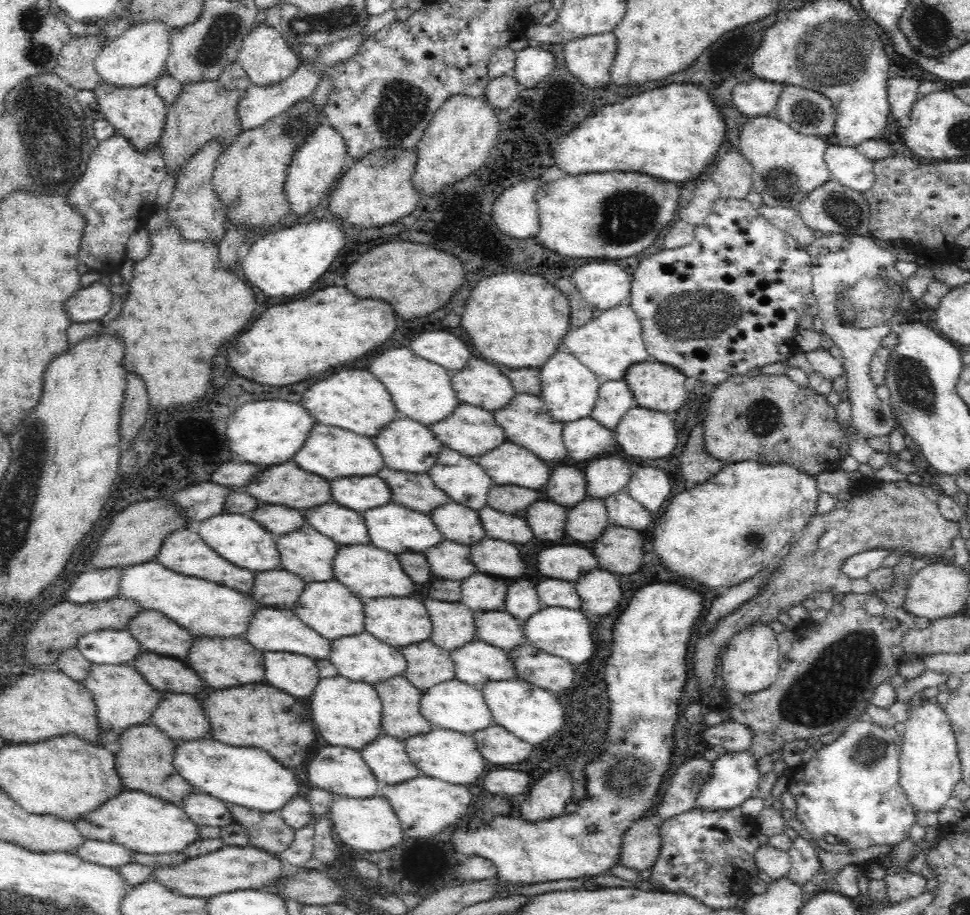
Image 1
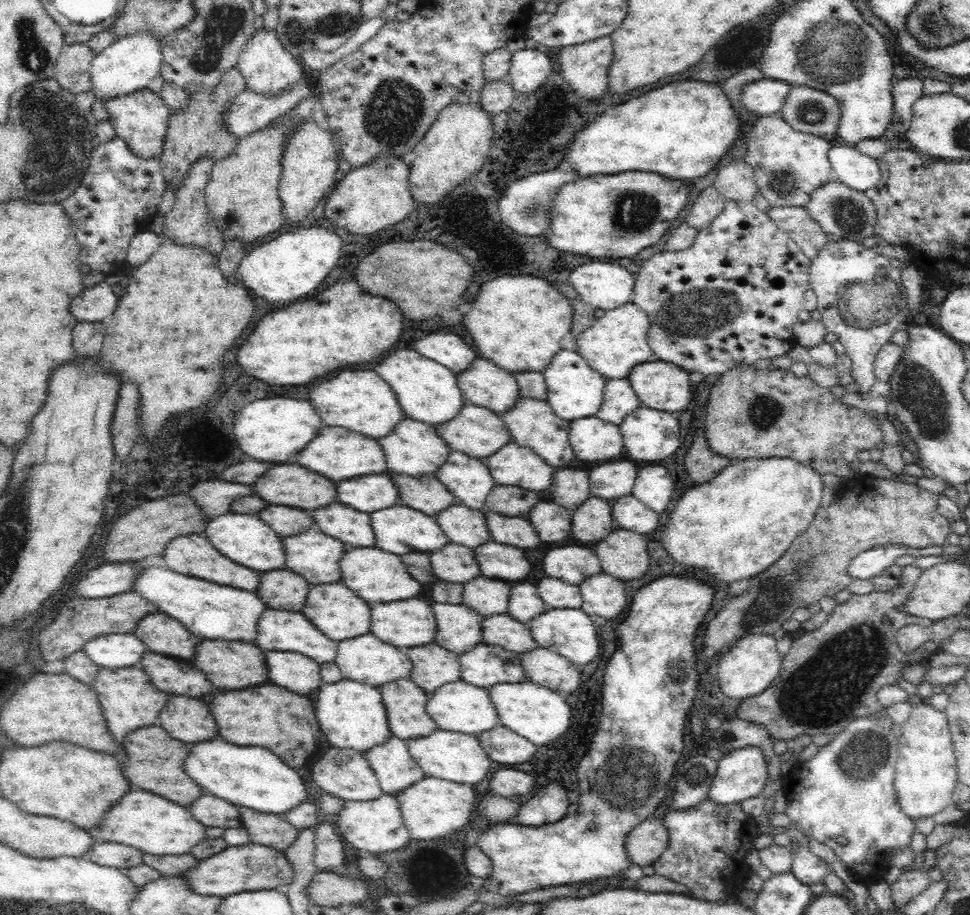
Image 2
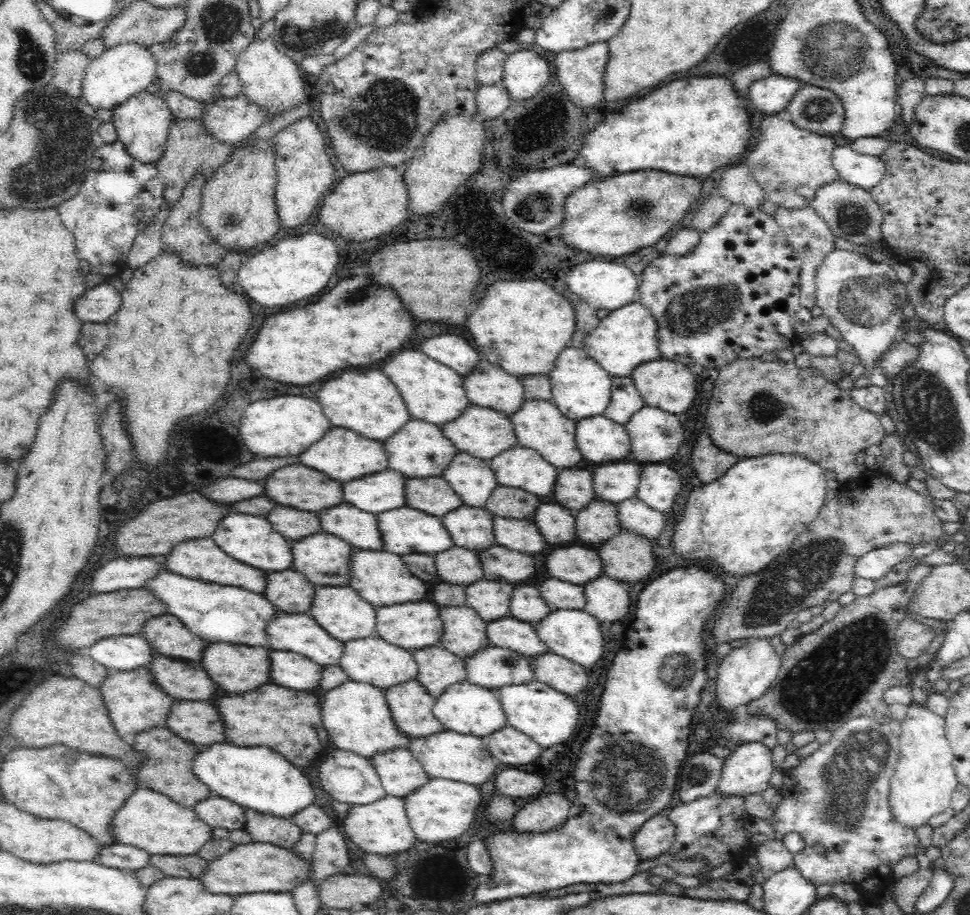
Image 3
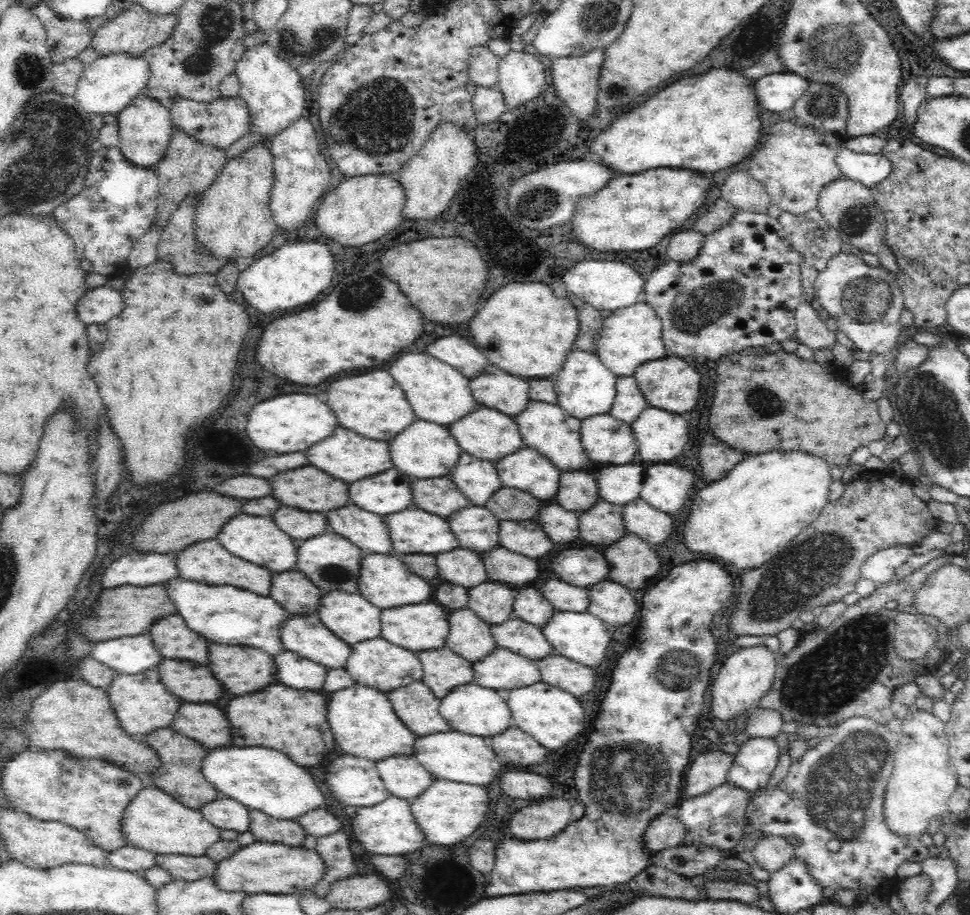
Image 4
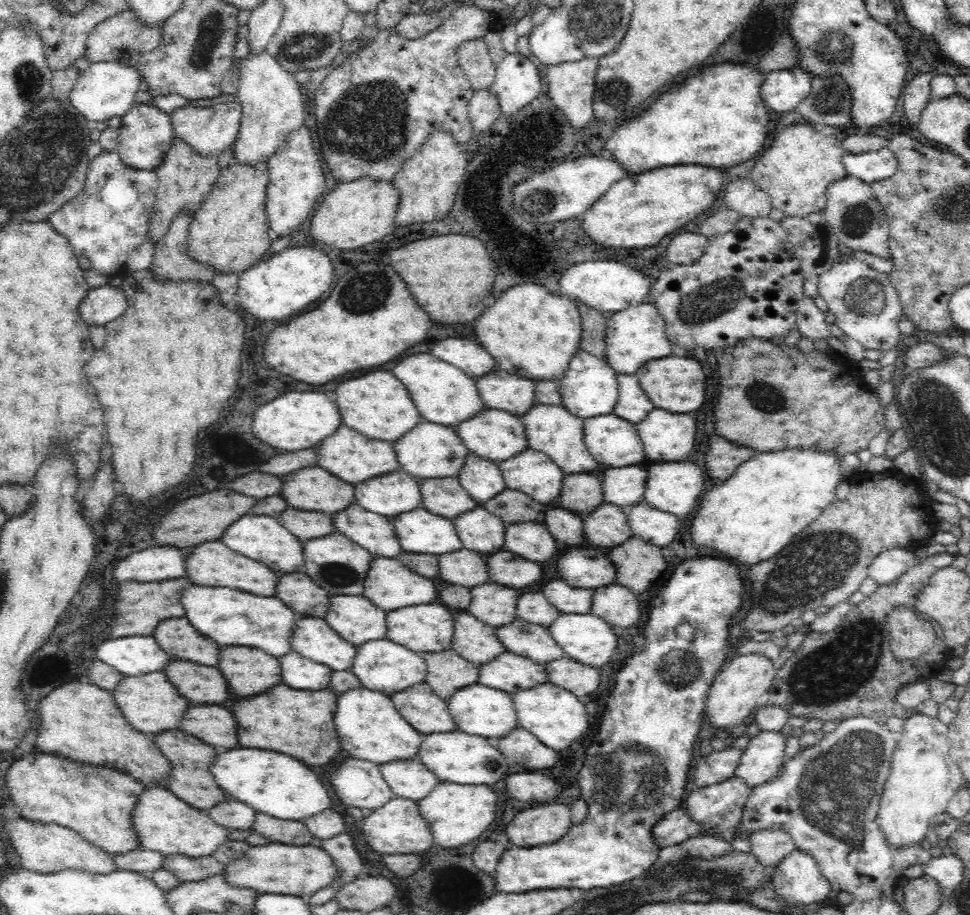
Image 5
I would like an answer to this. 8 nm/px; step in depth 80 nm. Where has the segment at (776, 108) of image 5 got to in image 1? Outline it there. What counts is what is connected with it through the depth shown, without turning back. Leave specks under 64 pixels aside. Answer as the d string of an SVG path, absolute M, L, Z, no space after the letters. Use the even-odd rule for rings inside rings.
M756 77L746 78L731 88L731 104L746 118L772 115L778 93L782 84L760 80Z

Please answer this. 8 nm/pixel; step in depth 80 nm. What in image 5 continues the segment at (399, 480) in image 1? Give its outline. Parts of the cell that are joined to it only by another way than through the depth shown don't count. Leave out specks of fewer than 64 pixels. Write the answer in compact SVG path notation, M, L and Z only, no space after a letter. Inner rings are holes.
M456 477L421 479L419 494L422 507L447 519L453 519L461 512L477 506Z

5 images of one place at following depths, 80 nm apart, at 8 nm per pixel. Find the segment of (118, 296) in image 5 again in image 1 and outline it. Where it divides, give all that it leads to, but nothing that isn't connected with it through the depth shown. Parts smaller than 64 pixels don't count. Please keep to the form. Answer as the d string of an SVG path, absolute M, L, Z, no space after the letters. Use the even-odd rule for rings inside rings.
M98 282L78 290L64 302L64 312L77 324L100 321L110 310L113 296Z

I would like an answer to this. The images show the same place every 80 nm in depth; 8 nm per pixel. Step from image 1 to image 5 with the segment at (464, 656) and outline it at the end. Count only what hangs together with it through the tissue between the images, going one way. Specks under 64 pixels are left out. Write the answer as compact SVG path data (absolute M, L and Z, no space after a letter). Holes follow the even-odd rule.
M508 651L498 653L478 667L478 684L508 694L548 682L542 664Z

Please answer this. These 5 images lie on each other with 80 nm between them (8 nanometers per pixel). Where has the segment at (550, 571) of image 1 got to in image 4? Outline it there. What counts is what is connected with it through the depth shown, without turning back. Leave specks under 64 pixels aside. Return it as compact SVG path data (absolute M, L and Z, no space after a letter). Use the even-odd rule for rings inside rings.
M568 548L554 556L550 570L558 579L574 586L590 586L607 578L608 564L594 548ZM584 558L584 562L582 562Z

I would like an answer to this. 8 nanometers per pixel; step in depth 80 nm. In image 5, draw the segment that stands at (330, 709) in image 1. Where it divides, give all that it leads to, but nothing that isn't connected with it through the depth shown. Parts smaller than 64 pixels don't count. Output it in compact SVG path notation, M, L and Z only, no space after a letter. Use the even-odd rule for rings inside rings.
M362 686L336 694L334 724L341 749L358 760L386 764L392 760L412 760L418 756L422 734L418 734L396 710L389 695Z

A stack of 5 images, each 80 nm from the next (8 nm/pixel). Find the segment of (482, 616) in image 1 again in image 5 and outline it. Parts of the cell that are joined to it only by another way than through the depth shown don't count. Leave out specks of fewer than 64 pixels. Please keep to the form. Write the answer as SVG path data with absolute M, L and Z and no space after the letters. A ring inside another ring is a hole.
M514 619L502 626L495 627L495 635L506 651L525 656L536 663L564 657L564 651L550 638L547 628Z

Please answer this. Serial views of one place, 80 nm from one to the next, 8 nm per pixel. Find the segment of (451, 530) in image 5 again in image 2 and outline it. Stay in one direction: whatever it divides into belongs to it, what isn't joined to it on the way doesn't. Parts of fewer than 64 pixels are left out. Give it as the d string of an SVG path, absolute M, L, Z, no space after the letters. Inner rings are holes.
M402 504L371 512L369 519L374 533L375 546L383 551L398 554L398 556L408 553L428 553L442 548L448 542L444 531L432 516Z

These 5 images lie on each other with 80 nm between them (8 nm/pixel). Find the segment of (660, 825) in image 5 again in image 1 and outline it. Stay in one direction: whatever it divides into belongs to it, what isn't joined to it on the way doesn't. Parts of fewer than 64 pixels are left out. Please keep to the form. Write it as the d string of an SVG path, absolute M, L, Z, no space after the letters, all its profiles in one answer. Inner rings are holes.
M634 822L621 836L618 864L634 872L650 869L658 858L660 844L658 828L652 822Z

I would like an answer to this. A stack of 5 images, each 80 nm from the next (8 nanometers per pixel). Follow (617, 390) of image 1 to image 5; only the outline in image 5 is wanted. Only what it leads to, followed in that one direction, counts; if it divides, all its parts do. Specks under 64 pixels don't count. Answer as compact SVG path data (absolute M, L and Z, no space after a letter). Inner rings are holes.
M617 374L618 396L613 414L618 419L627 420L630 424L646 418L650 410L655 409L647 394L639 385L636 375Z

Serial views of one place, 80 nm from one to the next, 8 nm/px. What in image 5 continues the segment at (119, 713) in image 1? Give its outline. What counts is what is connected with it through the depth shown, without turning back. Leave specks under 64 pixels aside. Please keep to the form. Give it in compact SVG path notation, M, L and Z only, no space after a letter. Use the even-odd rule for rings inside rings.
M162 670L140 676L123 675L118 684L115 684L111 695L131 730L147 736L177 728L178 719L188 706L188 702L182 696L178 696L178 691L166 680Z

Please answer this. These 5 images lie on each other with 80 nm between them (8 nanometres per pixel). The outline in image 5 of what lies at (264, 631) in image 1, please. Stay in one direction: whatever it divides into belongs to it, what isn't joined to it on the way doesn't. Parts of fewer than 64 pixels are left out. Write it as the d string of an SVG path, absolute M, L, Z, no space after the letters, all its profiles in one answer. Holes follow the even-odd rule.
M297 617L289 634L289 646L318 664L325 664L333 671L348 671L356 647L346 642L320 617Z

